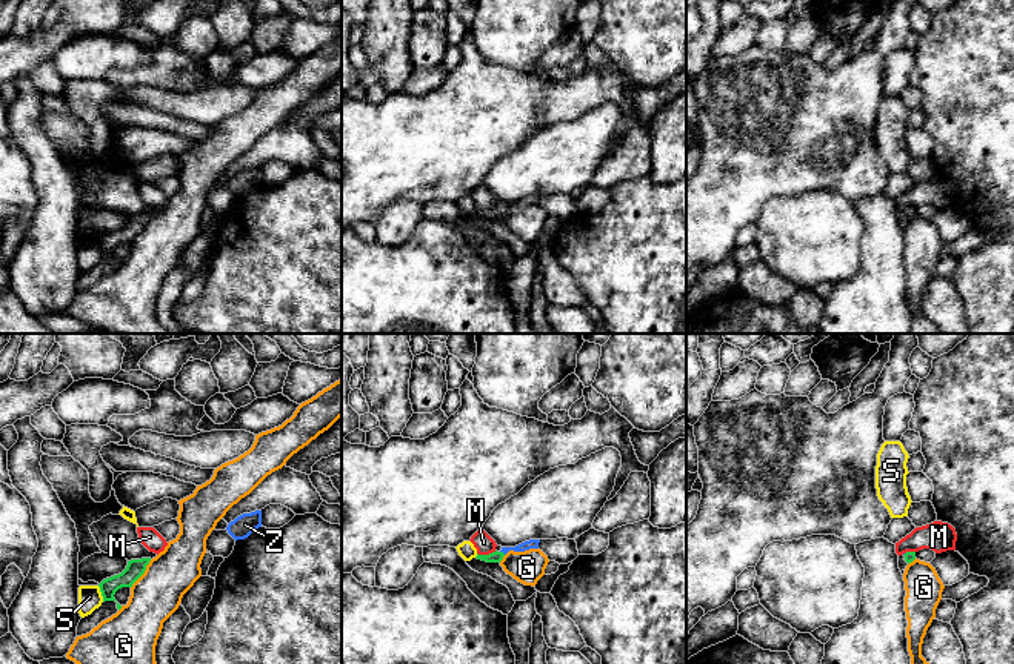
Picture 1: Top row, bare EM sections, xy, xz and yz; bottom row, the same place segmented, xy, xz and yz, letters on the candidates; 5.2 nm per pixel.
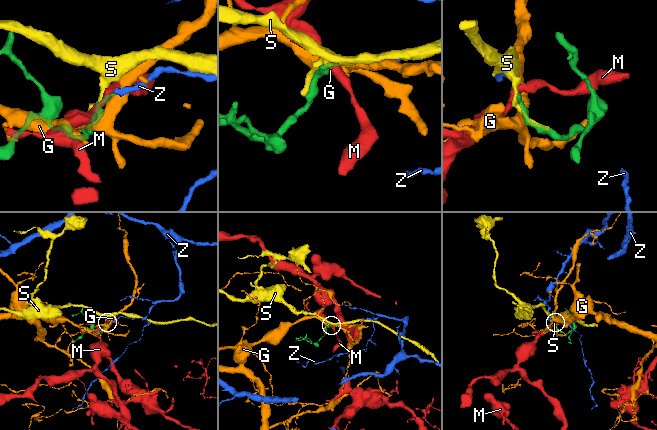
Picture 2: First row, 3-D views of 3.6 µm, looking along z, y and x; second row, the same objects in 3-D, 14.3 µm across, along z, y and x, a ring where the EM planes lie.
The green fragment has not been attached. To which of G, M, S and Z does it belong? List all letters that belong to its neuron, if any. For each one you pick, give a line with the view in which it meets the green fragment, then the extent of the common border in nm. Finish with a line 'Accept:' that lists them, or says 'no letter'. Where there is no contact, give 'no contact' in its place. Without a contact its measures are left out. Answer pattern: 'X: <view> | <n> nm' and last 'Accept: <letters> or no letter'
Z: xz | 40 nm
Accept: Z

